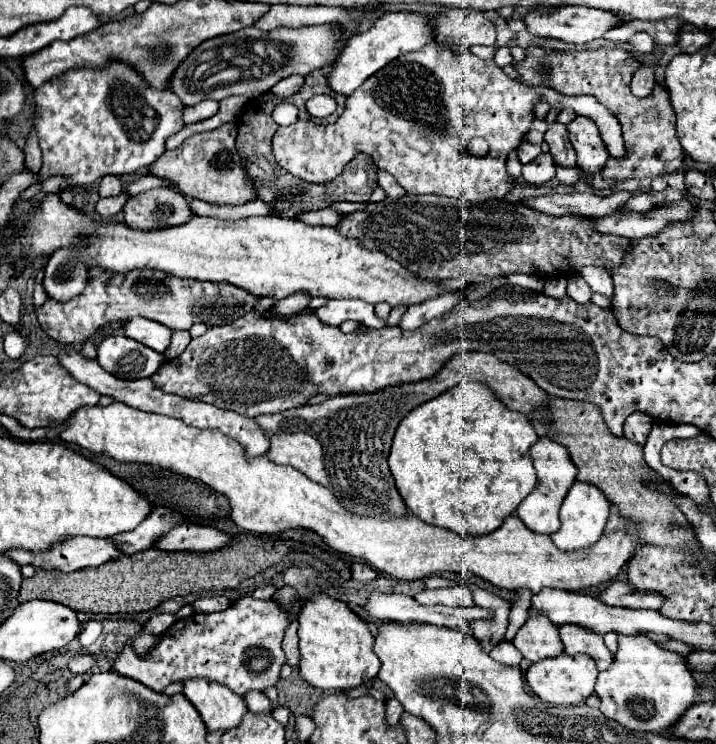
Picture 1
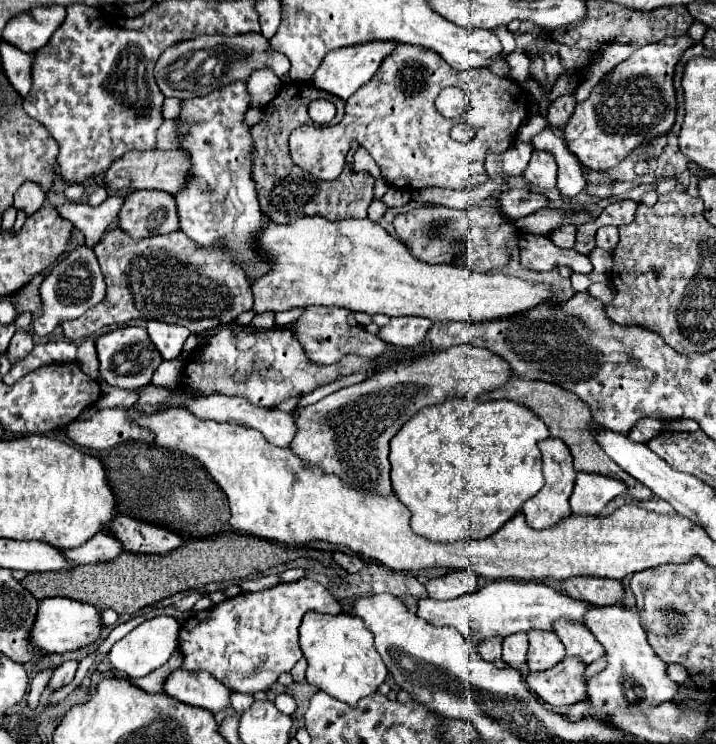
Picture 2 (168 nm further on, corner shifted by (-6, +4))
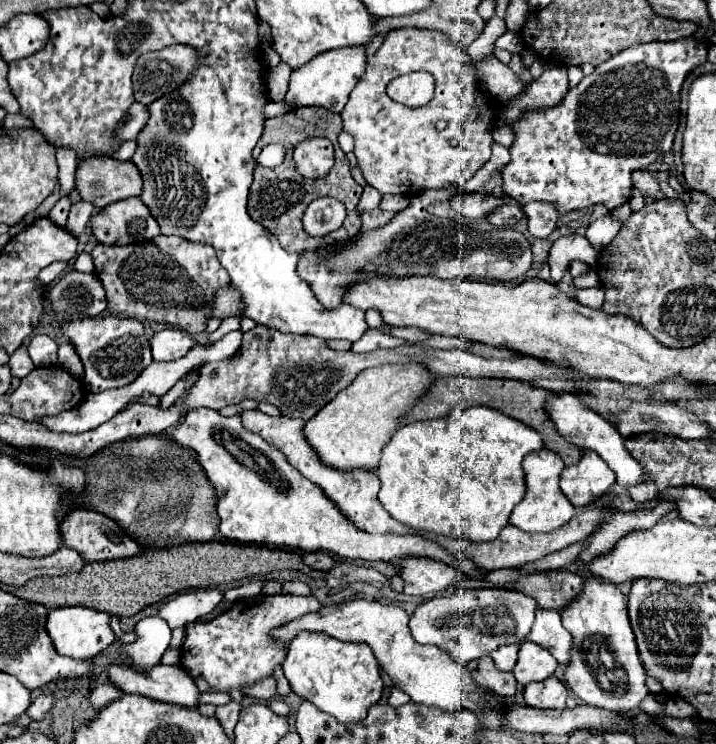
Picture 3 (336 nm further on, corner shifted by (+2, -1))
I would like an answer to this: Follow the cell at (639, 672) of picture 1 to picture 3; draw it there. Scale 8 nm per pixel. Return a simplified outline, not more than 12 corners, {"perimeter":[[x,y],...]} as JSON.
{"perimeter":[[595,577],[561,611],[563,683],[587,705],[651,693],[621,589]]}

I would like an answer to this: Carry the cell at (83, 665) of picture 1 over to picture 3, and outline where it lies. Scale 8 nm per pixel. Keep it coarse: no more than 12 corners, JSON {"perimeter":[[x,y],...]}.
{"perimeter":[[53,695],[33,699],[25,713],[31,721],[41,721],[53,707]]}

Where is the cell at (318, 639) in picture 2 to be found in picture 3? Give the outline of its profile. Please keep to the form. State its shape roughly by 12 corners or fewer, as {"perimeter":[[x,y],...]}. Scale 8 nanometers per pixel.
{"perimeter":[[303,631],[281,667],[341,723],[383,695],[367,645]]}

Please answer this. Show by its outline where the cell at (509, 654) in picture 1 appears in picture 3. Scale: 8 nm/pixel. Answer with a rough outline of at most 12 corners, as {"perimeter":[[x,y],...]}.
{"perimeter":[[505,645],[491,653],[499,671],[511,671],[519,645]]}

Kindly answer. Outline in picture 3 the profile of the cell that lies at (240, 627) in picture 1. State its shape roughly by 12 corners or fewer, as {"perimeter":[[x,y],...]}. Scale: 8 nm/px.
{"perimeter":[[313,595],[241,599],[187,627],[181,665],[211,687],[281,665],[269,631],[317,609]]}

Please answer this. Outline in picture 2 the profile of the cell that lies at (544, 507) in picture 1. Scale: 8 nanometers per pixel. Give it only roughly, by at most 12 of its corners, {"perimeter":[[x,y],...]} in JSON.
{"perimeter":[[557,438],[539,442],[545,486],[523,504],[533,528],[571,514],[575,468]]}

